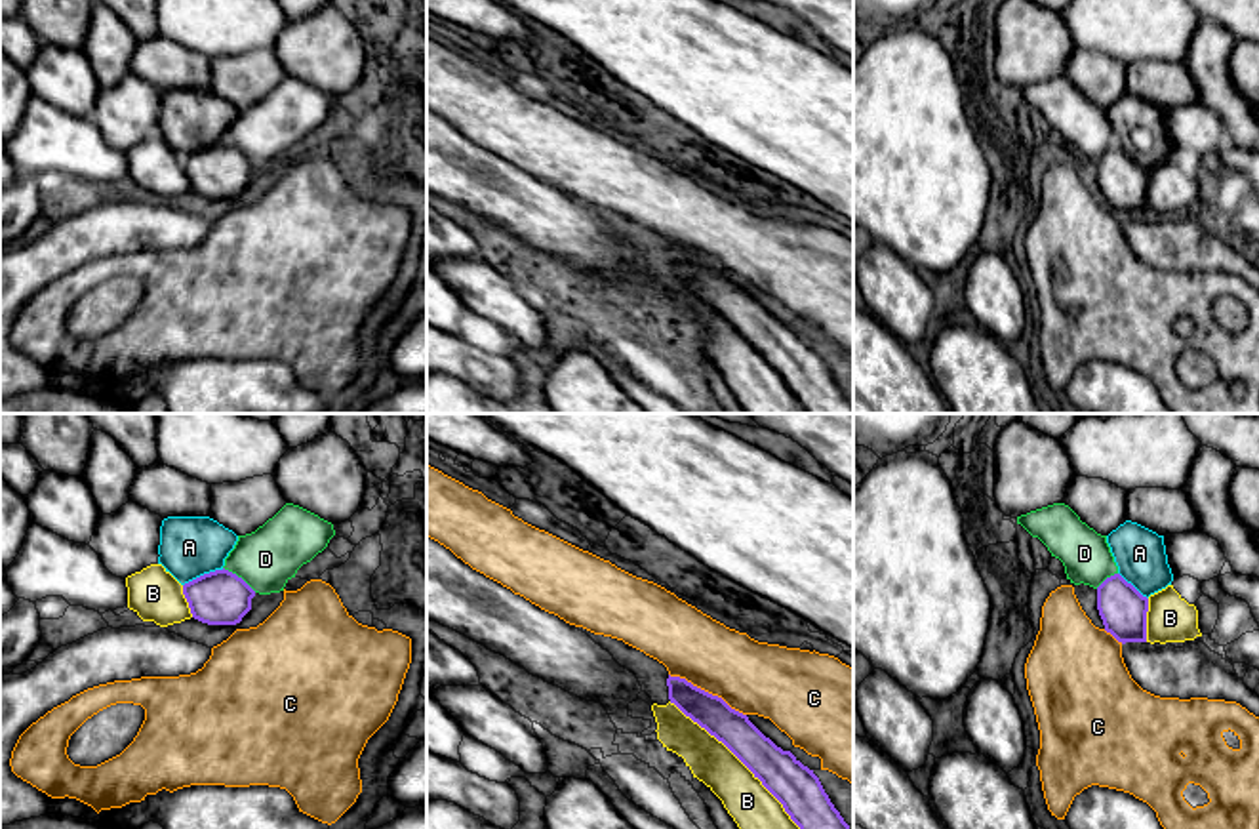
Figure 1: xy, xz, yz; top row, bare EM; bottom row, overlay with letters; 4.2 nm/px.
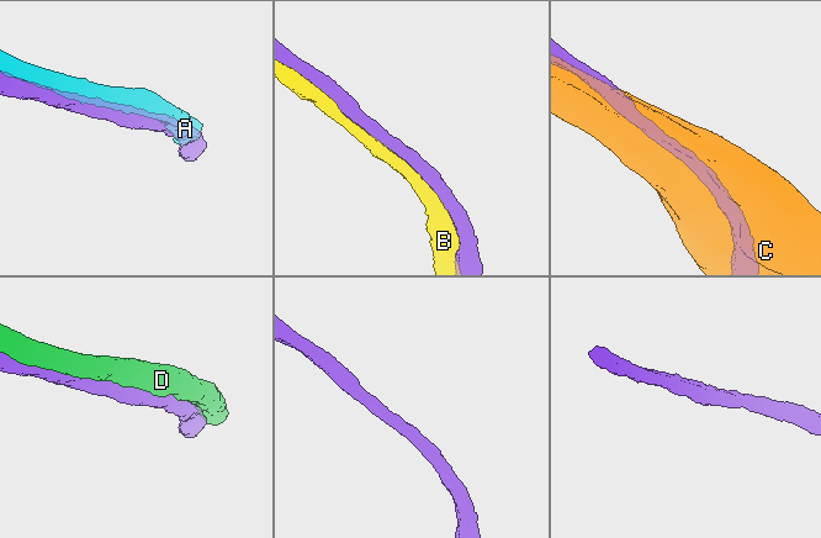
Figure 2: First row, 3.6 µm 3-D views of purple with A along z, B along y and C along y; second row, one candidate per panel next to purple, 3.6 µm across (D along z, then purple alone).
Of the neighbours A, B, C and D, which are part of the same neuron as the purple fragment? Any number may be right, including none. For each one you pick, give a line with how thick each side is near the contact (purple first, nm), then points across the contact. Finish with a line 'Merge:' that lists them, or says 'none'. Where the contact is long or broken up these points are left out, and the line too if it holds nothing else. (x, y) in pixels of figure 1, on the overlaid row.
Merge: none

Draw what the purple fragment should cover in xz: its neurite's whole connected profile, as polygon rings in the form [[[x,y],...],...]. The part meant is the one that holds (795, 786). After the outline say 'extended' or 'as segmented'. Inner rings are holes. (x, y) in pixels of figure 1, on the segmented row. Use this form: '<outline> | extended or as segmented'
[[[669,675],[667,686],[670,703],[722,741],[783,804],[800,829],[849,829],[813,770],[790,751],[777,747],[747,715],[686,678]]] | as segmented

